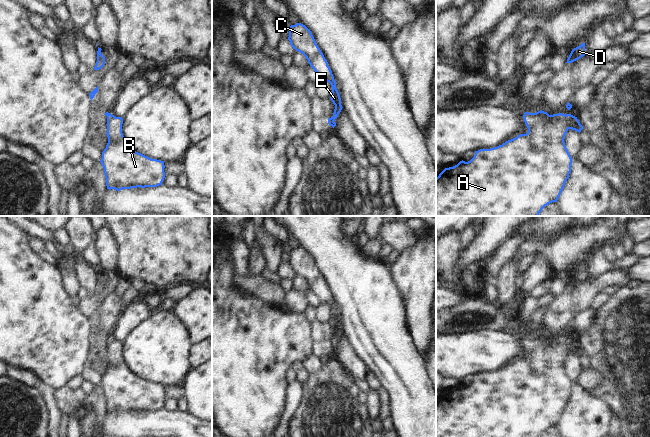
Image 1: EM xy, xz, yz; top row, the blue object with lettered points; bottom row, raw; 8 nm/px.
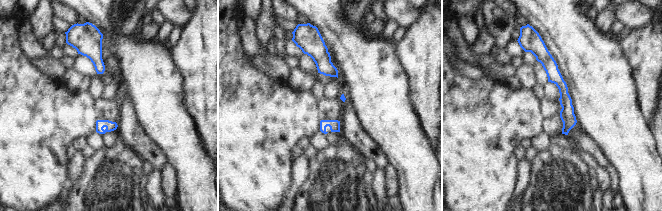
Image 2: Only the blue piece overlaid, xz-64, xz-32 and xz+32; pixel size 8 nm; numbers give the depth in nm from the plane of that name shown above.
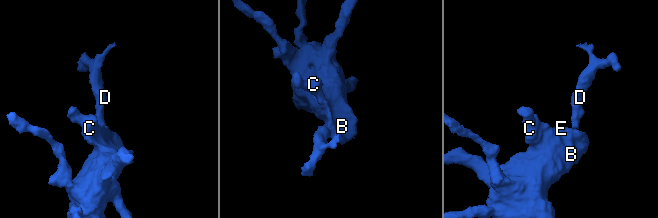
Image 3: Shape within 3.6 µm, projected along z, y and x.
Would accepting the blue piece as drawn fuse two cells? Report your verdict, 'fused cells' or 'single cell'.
fused cells

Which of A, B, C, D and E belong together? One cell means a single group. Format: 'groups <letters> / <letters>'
groups A B C E / D

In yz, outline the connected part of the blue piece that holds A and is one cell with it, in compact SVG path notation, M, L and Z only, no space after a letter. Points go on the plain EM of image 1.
M542 334L536 337L525 336L523 339L524 346L528 352L526 358L520 358L516 362L506 365L502 369L499 369L490 373L480 373L475 375L474 381L468 385L460 385L457 389L449 392L445 392L439 400L436 402L436 437L540 437L542 433L552 426L557 426L564 410L565 406L569 402L571 396L572 382L565 370L565 359L569 353L581 356L583 350L580 348L577 341L571 338L553 338L549 339Z

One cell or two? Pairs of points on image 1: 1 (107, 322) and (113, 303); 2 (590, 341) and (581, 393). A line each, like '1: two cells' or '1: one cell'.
1: one cell
2: two cells

